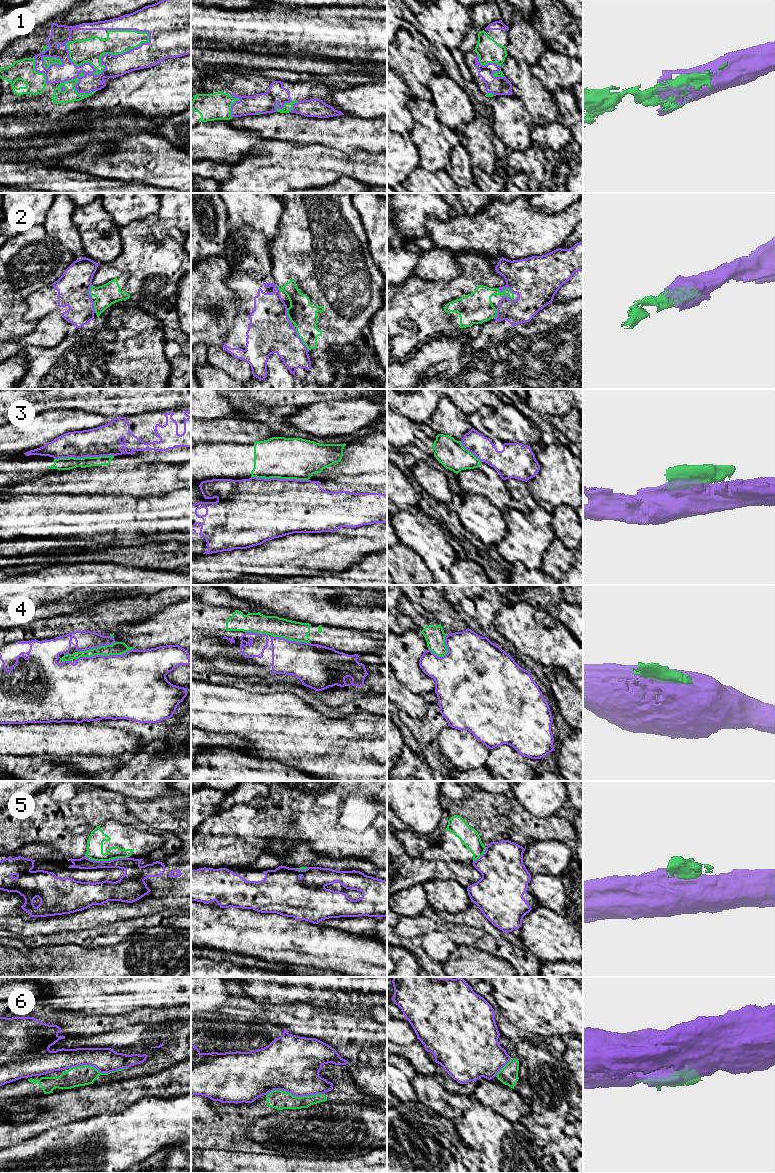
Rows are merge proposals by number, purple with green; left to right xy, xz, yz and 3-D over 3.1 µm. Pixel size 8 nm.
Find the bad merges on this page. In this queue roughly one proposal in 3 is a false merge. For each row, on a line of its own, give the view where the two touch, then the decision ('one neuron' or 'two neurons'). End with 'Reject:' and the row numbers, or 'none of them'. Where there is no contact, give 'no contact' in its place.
1: contact in xy; one neuron
2: contact in xz; two neurons
3: contact in xy; two neurons
4: contact in xy; two neurons
5: contact in xy; two neurons
6: contact in xy; two neurons
Reject: 2, 3, 4, 5, 6

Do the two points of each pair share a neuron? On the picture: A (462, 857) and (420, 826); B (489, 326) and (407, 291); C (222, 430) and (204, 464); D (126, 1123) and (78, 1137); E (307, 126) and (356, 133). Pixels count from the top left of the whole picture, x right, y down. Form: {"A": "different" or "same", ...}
{"A": "different", "B": "different", "C": "different", "D": "same", "E": "same"}

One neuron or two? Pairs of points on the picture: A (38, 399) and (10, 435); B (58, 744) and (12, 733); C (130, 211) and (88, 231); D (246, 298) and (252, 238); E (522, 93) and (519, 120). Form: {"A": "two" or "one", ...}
{"A": "two", "B": "one", "C": "one", "D": "one", "E": "two"}

